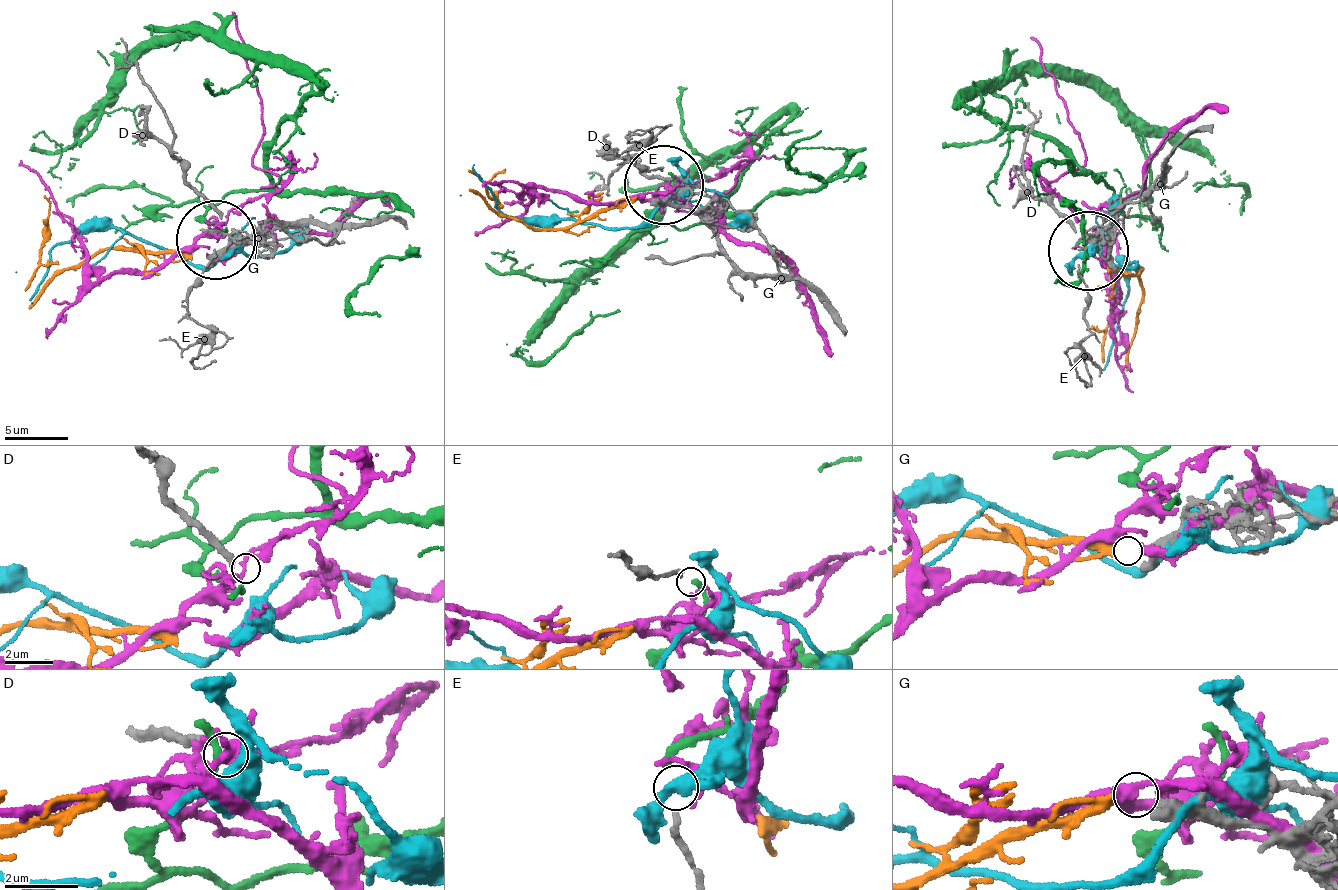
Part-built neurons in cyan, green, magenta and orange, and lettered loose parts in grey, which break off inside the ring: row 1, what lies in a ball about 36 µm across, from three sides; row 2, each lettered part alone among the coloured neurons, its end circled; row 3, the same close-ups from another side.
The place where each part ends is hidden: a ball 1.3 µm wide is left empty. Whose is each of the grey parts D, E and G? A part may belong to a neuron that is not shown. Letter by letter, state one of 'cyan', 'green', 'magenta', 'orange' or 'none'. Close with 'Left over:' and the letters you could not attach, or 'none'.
D: none
E: green
G: orange
Left over: D

